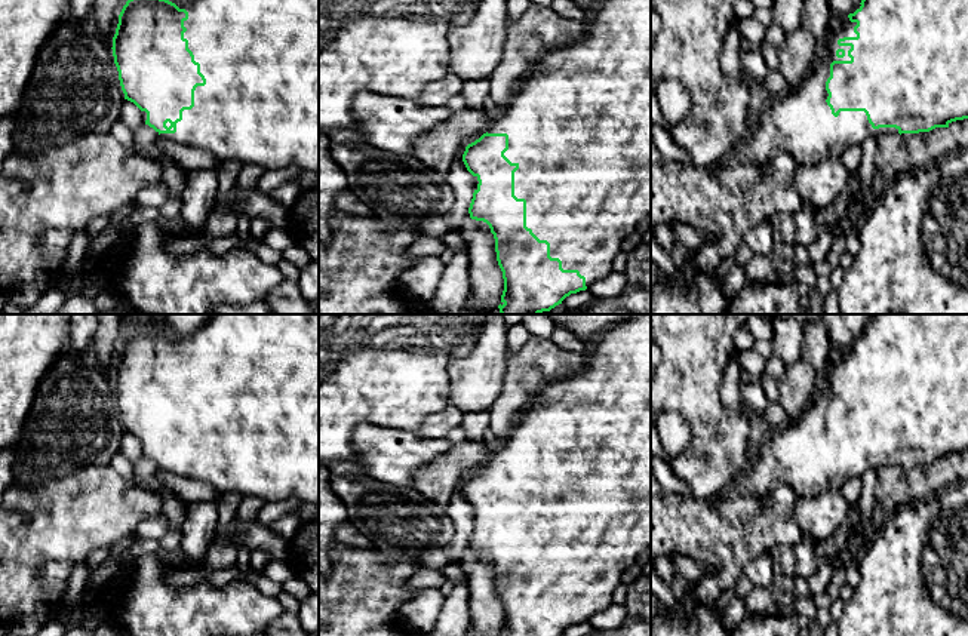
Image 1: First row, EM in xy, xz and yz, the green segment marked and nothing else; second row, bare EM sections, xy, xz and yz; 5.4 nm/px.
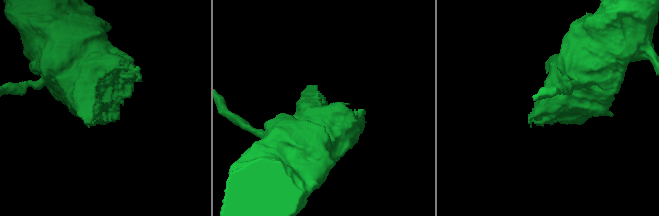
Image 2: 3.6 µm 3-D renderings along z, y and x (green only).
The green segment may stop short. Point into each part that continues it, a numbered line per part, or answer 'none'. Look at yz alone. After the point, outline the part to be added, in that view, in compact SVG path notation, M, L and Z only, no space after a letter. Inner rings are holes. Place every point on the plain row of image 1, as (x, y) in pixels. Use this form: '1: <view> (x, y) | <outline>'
1: yz (799, 457) | M845 348L829 366L827 382L823 391L815 393L809 408L798 418L790 420L778 431L771 431L769 437L759 446L753 446L747 466L740 471L738 492L749 500L760 501L780 488L789 488L796 498L809 498L827 491L841 489L851 477L861 477L872 467L898 466L895 460L873 461L864 443L841 443L838 449L832 446L826 431L826 414L830 409L830 396L833 393L851 393L848 382L851 378L839 378L838 372L843 369L857 369L854 359Z

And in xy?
1: xy (257, 375) | M221 314L210 317L202 328L187 337L176 337L188 344L184 353L188 381L194 393L200 396L200 405L206 411L205 418L194 423L194 439L182 443L182 452L176 455L175 466L160 466L160 470L212 483L221 494L236 492L255 495L264 503L296 498L301 503L319 506L319 314Z

